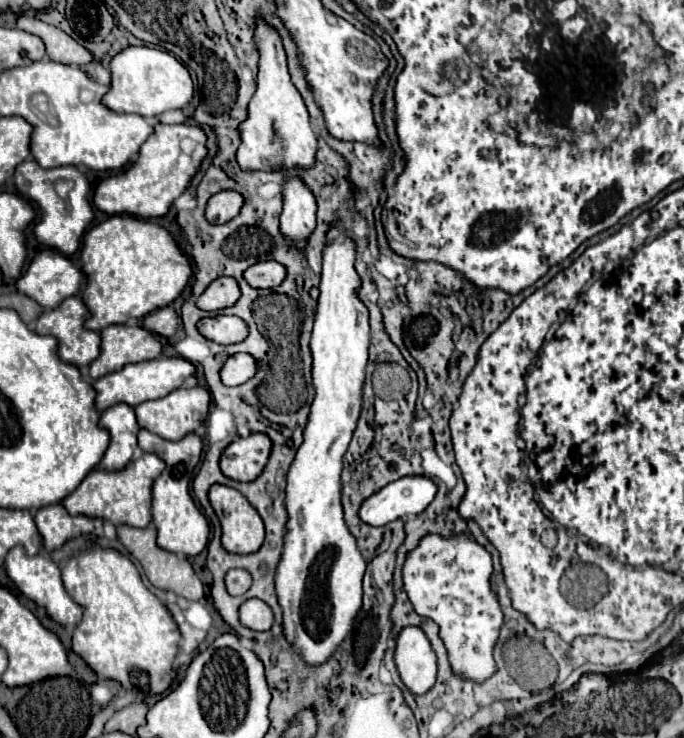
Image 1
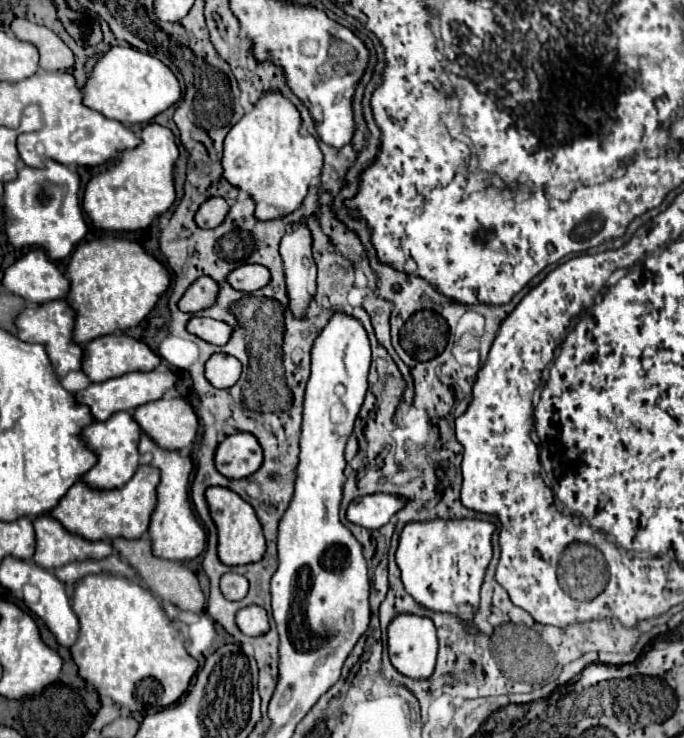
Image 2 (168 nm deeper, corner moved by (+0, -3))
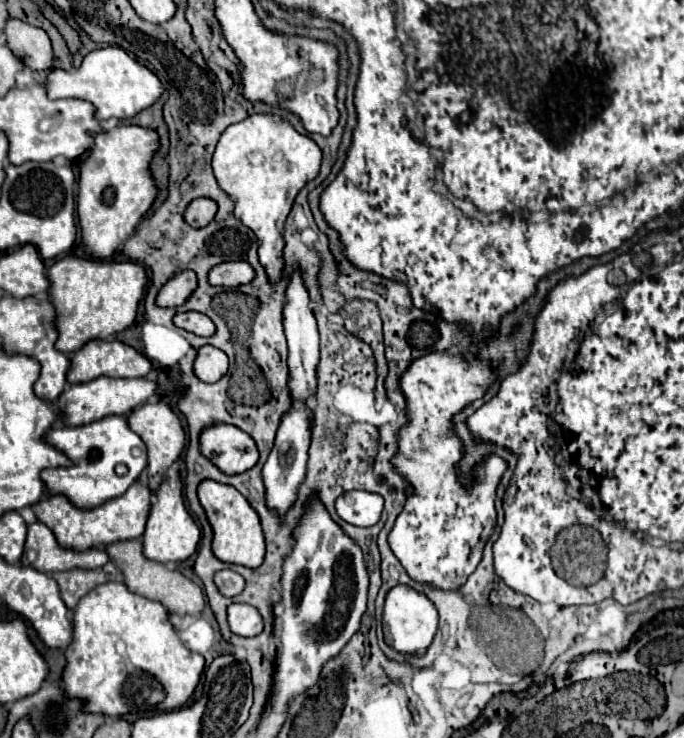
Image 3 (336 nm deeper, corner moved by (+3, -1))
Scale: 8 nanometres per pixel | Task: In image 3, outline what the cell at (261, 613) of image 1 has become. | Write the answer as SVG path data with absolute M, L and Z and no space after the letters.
M233 603L227 607L229 615L229 627L235 635L241 637L255 637L263 631L263 619L259 611L245 603Z

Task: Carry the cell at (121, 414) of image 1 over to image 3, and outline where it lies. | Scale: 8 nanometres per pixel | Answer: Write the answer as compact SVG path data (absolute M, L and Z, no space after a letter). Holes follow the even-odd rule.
M109 415L79 427L51 427L45 441L63 451L73 461L73 467L45 469L41 473L43 483L47 485L49 493L67 493L67 497L71 497L75 505L83 505L83 509L91 509L91 505L101 505L111 497L123 495L147 465L145 443L129 429L125 417L121 415ZM119 465L127 467L125 475L117 475L115 469Z

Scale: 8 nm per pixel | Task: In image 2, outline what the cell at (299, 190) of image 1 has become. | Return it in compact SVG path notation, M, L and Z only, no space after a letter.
M304 223L292 225L294 233L284 235L280 255L284 261L288 307L296 319L306 317L308 305L316 295L316 263L312 259L312 237Z

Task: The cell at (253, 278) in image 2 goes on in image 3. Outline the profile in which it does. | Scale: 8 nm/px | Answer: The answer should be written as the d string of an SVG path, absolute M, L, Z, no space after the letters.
M247 261L221 263L221 265L215 265L215 269L211 269L211 273L209 273L211 285L219 285L219 287L227 287L227 289L247 285L253 279L255 279L255 269Z

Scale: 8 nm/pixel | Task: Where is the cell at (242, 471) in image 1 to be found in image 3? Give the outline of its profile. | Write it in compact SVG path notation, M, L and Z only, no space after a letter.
M213 425L201 433L201 453L227 475L249 471L257 459L255 441L235 425Z

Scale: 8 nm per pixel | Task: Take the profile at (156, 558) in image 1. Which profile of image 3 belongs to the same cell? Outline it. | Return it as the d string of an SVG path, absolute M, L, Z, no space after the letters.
M141 539L111 543L111 545L107 545L107 555L111 557L111 561L115 561L115 565L119 565L119 569L125 575L125 585L133 593L143 595L151 601L159 601L171 613L177 613L177 615L199 615L201 613L203 603L205 603L203 601L203 591L191 579L187 579L181 571L169 571L163 563L147 559L143 555Z

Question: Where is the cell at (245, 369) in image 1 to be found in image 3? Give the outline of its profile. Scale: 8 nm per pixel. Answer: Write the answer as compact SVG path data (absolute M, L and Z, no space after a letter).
M205 345L199 349L195 359L195 375L205 383L217 383L223 375L227 375L229 359L221 349L213 345Z

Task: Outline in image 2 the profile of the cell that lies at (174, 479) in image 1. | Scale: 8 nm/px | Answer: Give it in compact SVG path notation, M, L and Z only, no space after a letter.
M142 435L140 441L140 453L152 455L152 465L156 465L162 473L160 485L158 485L158 505L152 513L150 521L150 541L152 541L152 553L162 559L170 561L184 561L198 557L206 547L206 533L196 521L190 501L188 501L188 483L190 483L190 471L192 461L188 457L182 457L178 451L166 451L160 449L148 435Z

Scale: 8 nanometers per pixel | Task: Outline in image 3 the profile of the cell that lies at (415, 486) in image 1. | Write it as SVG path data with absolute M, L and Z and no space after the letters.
M349 491L335 503L337 515L357 527L371 527L381 519L383 497L369 491Z

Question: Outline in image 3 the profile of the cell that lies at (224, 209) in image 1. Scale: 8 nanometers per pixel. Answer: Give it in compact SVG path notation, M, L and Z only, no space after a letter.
M201 197L201 199L193 199L185 211L185 221L199 229L199 227L205 227L213 221L217 213L217 203L213 199L207 199L207 197Z

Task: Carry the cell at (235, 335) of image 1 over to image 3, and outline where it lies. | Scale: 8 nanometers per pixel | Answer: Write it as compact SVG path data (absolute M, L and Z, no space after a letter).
M187 311L187 313L177 313L173 317L173 323L185 331L191 331L195 335L201 335L201 337L211 337L215 335L215 325L213 321L203 315L203 313L197 313L197 311Z

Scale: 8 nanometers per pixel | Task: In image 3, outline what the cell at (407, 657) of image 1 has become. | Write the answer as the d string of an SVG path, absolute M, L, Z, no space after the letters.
M397 585L387 593L385 599L385 611L383 611L383 633L385 633L385 643L389 643L395 651L403 655L425 655L433 637L437 631L437 609L427 601L423 593L413 591L411 587Z

